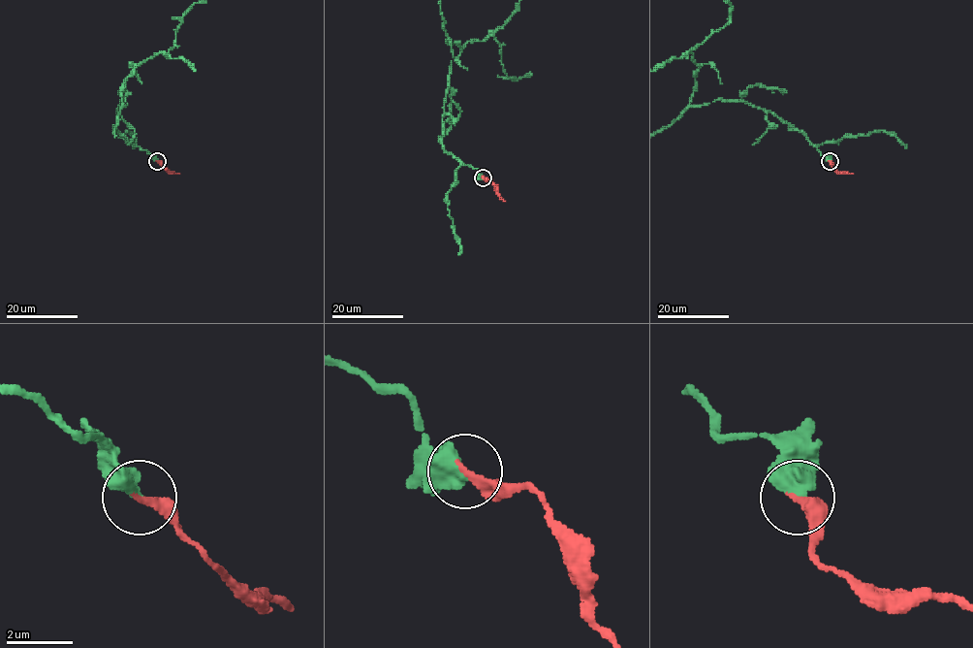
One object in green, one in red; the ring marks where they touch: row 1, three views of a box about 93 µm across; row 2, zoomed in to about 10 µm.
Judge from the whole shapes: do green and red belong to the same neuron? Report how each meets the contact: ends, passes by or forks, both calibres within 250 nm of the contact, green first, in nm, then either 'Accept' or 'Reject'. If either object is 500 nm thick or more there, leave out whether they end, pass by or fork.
Thickness 550 nm (green) against 280 nm. Accept

